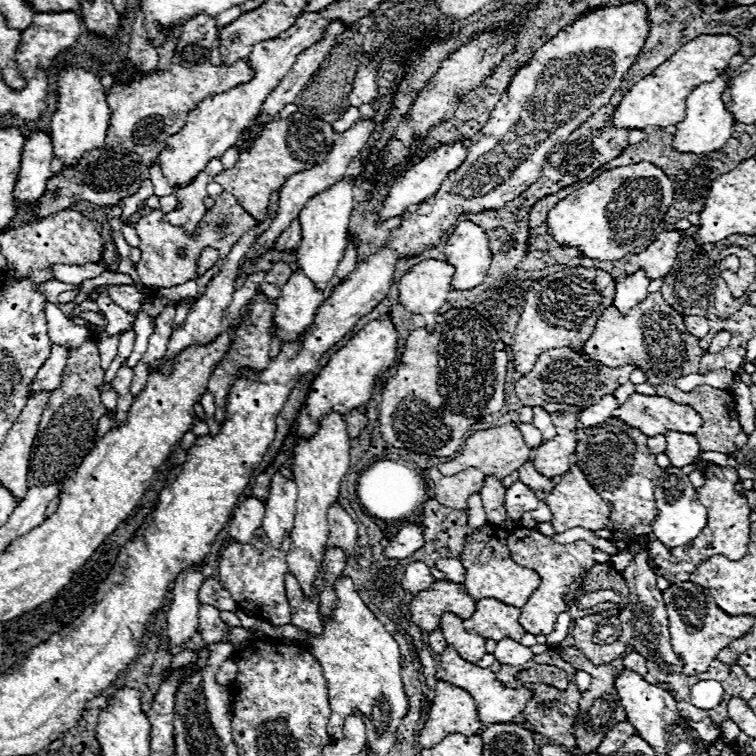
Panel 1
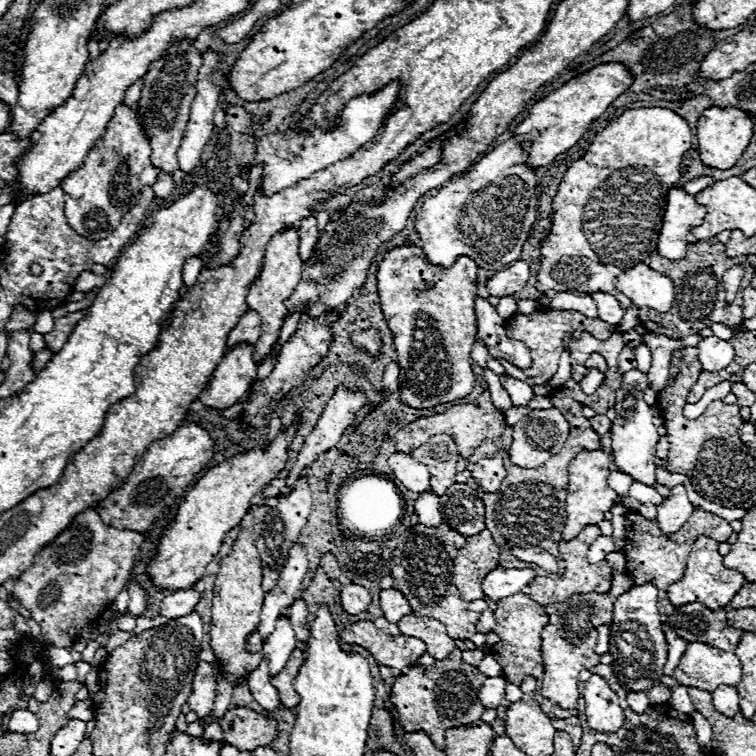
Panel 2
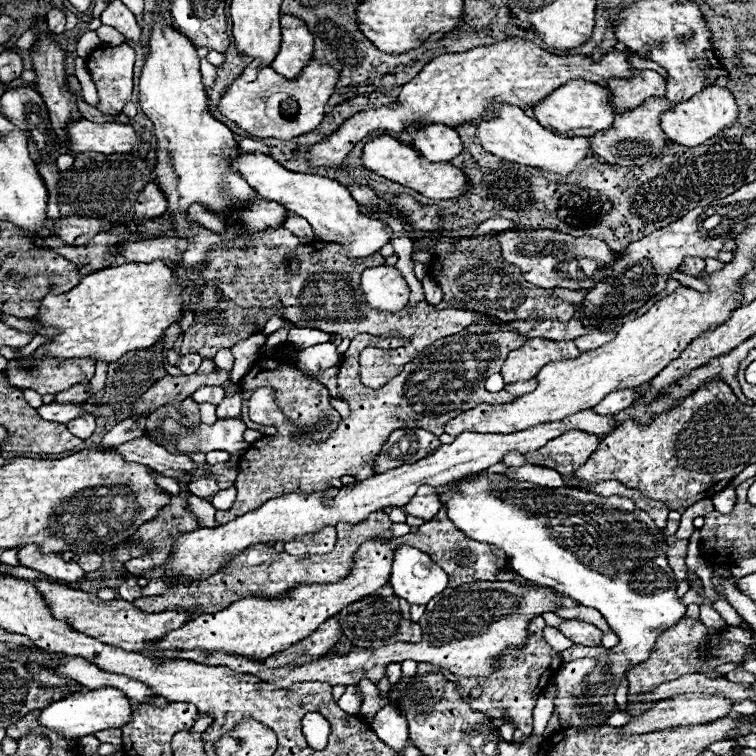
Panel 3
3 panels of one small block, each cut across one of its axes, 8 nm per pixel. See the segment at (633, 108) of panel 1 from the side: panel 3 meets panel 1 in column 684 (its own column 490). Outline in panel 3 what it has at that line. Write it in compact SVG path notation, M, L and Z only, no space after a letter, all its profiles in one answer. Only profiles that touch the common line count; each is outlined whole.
M512 38L500 40L490 46L476 46L468 52L458 54L442 54L434 58L422 72L412 78L408 84L402 86L398 96L398 106L382 106L376 110L366 110L350 120L346 120L328 140L318 142L310 150L310 164L312 166L338 166L344 162L346 154L354 148L362 136L374 132L388 132L398 134L404 128L418 126L418 124L446 124L446 126L460 126L468 124L470 120L482 120L488 114L474 114L474 108L482 106L486 100L492 102L508 102L520 108L530 108L538 100L542 100L548 92L564 84L572 78L582 78L590 82L600 82L608 78L632 78L632 66L628 62L630 50L612 50L604 54L598 62L592 58L578 54L578 56L554 56L530 40Z

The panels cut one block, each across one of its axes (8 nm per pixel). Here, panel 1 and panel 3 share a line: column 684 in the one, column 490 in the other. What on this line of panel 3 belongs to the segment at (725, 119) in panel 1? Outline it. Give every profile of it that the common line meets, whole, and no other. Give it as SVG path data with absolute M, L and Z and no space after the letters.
M496 104L494 106L494 114L488 120L478 120L476 124L476 134L480 138L480 144L486 152L508 160L508 162L518 162L524 166L532 166L532 168L544 168L544 170L552 170L556 174L570 174L576 164L584 158L590 156L590 144L588 138L562 138L550 130L546 130L544 126L540 126L534 118L526 116L522 112L522 108L512 106L512 104Z

